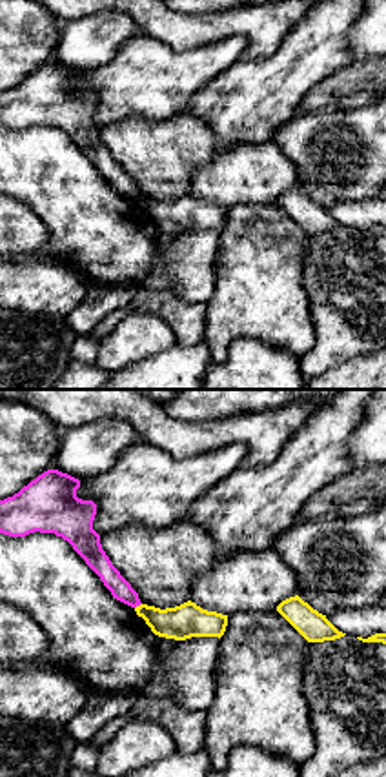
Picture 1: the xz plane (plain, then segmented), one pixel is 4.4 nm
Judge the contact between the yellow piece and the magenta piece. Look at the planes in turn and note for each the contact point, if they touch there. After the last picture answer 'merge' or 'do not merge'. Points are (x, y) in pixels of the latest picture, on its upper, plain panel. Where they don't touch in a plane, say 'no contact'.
(137, 199)

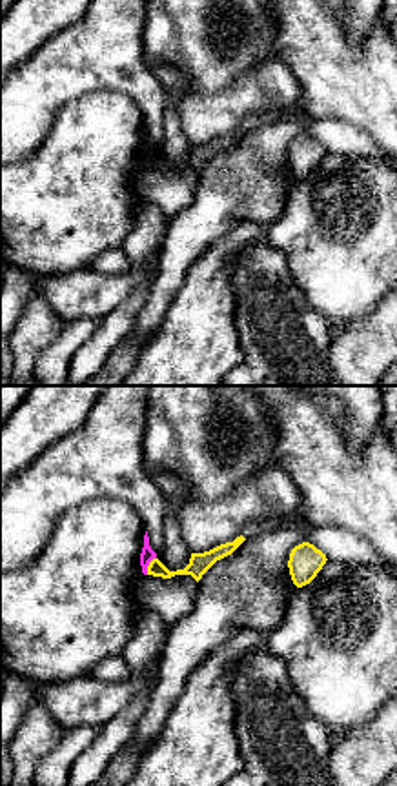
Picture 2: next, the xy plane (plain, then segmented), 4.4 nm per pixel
(148, 159)

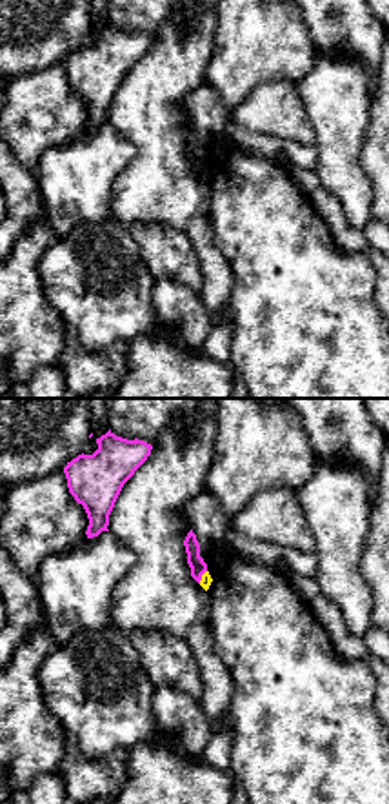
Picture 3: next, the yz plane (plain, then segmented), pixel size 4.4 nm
(202, 170)

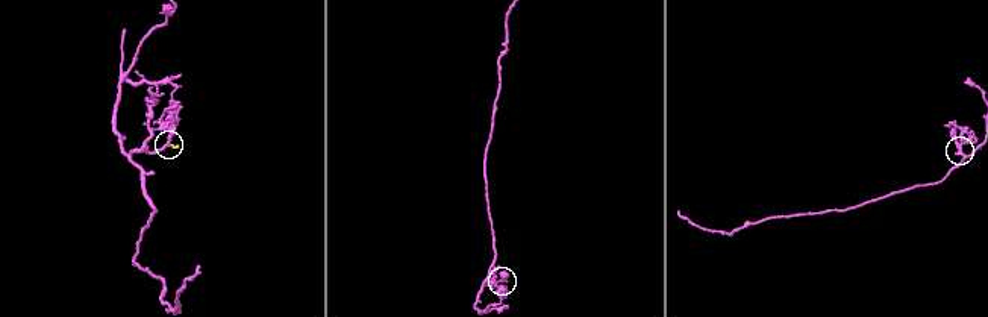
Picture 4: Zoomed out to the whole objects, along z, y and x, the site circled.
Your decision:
do not merge

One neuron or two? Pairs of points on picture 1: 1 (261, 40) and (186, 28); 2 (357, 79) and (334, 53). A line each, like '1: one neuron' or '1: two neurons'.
1: one neuron
2: two neurons

